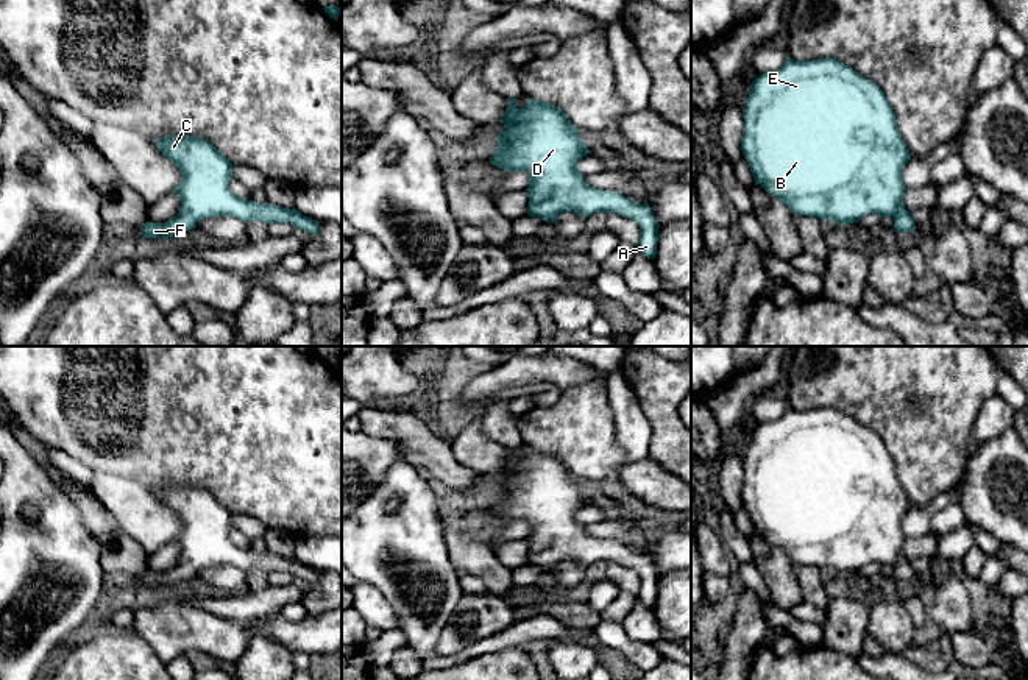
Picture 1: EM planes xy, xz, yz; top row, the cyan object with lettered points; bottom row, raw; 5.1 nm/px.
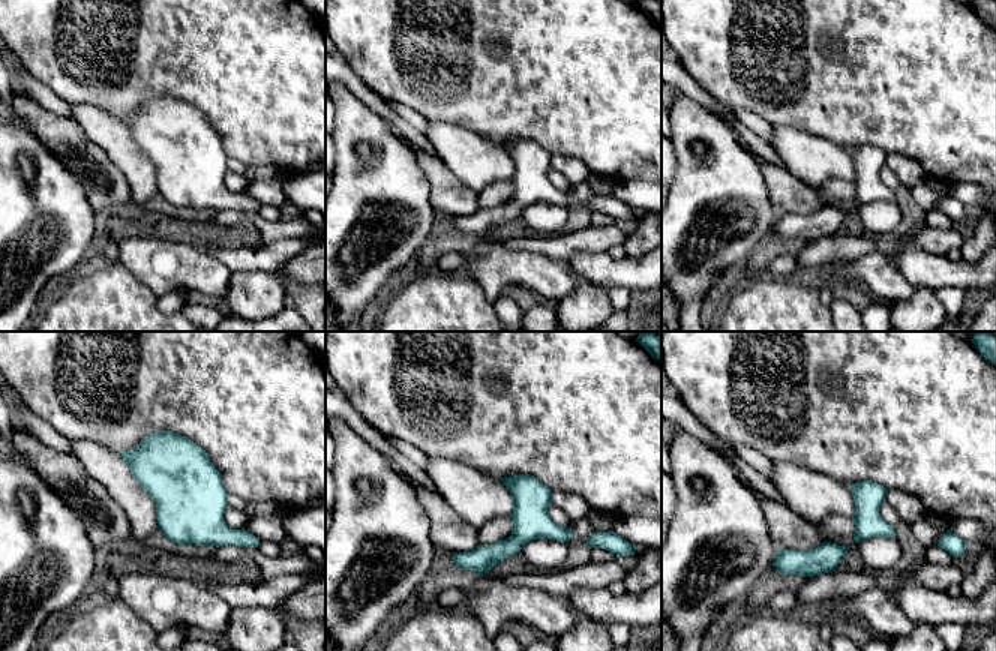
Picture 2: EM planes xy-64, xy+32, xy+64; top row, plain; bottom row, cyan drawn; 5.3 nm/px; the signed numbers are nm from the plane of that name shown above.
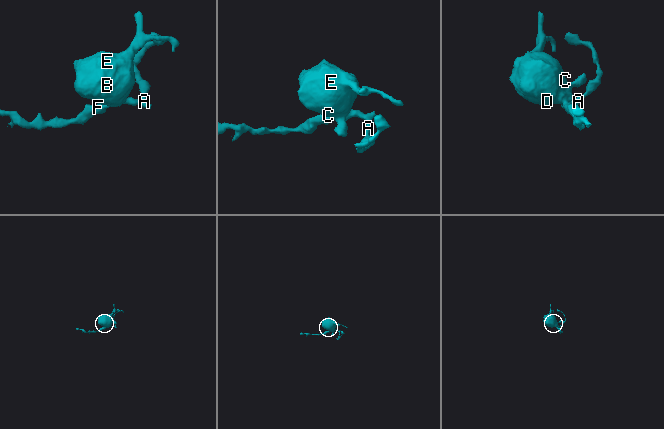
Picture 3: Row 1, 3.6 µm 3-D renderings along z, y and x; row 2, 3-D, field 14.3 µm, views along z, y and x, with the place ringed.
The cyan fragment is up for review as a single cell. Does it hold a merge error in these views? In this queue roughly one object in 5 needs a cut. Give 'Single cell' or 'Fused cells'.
Single cell

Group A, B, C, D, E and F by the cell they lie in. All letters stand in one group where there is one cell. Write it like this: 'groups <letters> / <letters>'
groups A B C D E F

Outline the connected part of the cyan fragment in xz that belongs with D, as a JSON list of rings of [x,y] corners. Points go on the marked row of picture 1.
[[[527,97],[526,106],[518,109],[515,101],[507,98],[499,119],[505,131],[498,134],[498,150],[490,162],[509,173],[529,175],[527,215],[552,225],[563,212],[583,218],[594,212],[615,212],[640,225],[636,250],[654,259],[660,225],[649,203],[638,204],[616,190],[590,187],[577,172],[577,162],[590,151],[576,125],[552,103]]]

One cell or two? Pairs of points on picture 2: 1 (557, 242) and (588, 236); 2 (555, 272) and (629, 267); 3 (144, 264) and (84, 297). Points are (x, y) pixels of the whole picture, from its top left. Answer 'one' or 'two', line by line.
1: one
2: two
3: two

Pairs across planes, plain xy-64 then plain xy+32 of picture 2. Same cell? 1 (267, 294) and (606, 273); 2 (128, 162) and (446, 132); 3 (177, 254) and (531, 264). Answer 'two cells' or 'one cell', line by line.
1: two cells
2: one cell
3: one cell

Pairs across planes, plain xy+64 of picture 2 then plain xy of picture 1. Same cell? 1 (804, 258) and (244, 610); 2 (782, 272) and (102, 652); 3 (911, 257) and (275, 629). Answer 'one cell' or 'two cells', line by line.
1: one cell
2: two cells
3: one cell

